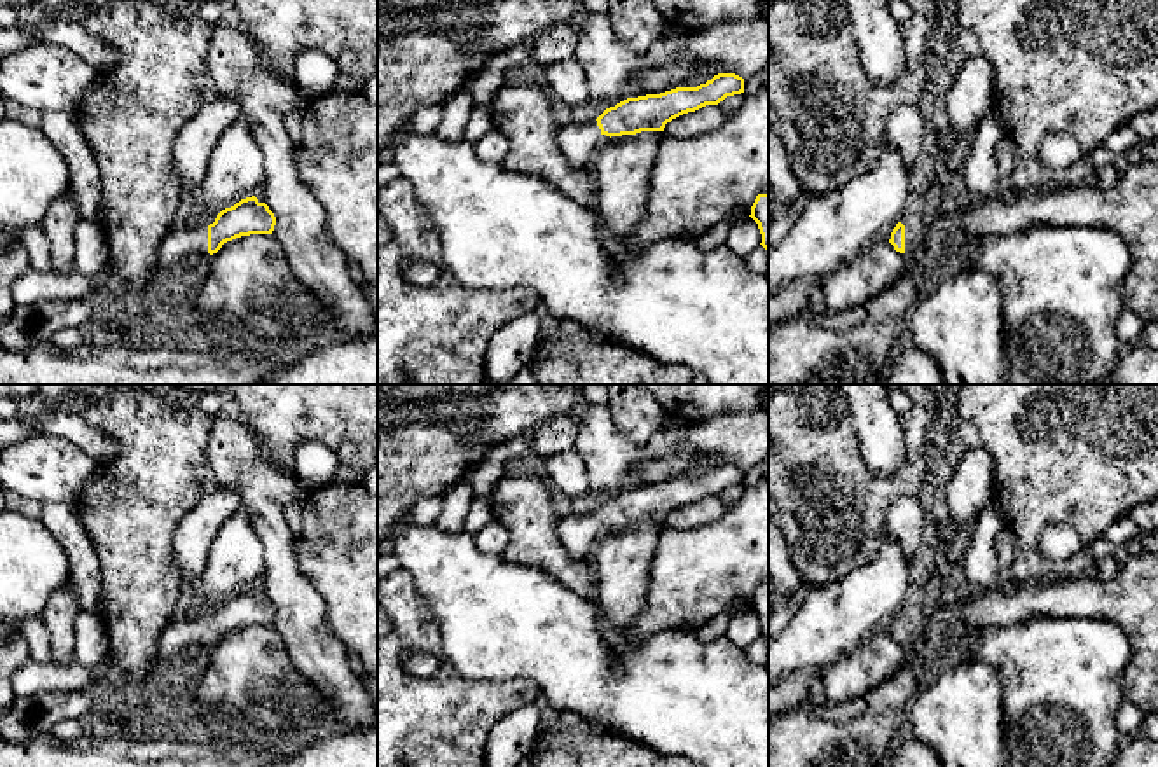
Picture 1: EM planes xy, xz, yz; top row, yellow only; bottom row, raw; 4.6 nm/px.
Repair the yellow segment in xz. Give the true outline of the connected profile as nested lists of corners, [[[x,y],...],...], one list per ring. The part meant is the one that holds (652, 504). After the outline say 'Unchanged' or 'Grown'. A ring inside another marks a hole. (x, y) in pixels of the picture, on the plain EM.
[[[718,465],[697,479],[676,479],[660,486],[627,489],[606,500],[596,512],[559,519],[557,535],[571,557],[590,559],[599,529],[664,522],[672,510],[706,496],[718,496],[727,487],[744,484],[744,470],[735,465]]]. Grown

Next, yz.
[[[901,613],[896,615],[896,618],[891,624],[889,634],[894,638],[900,645],[910,645],[917,639],[922,625],[913,625],[910,618],[903,617]]]. Grown

